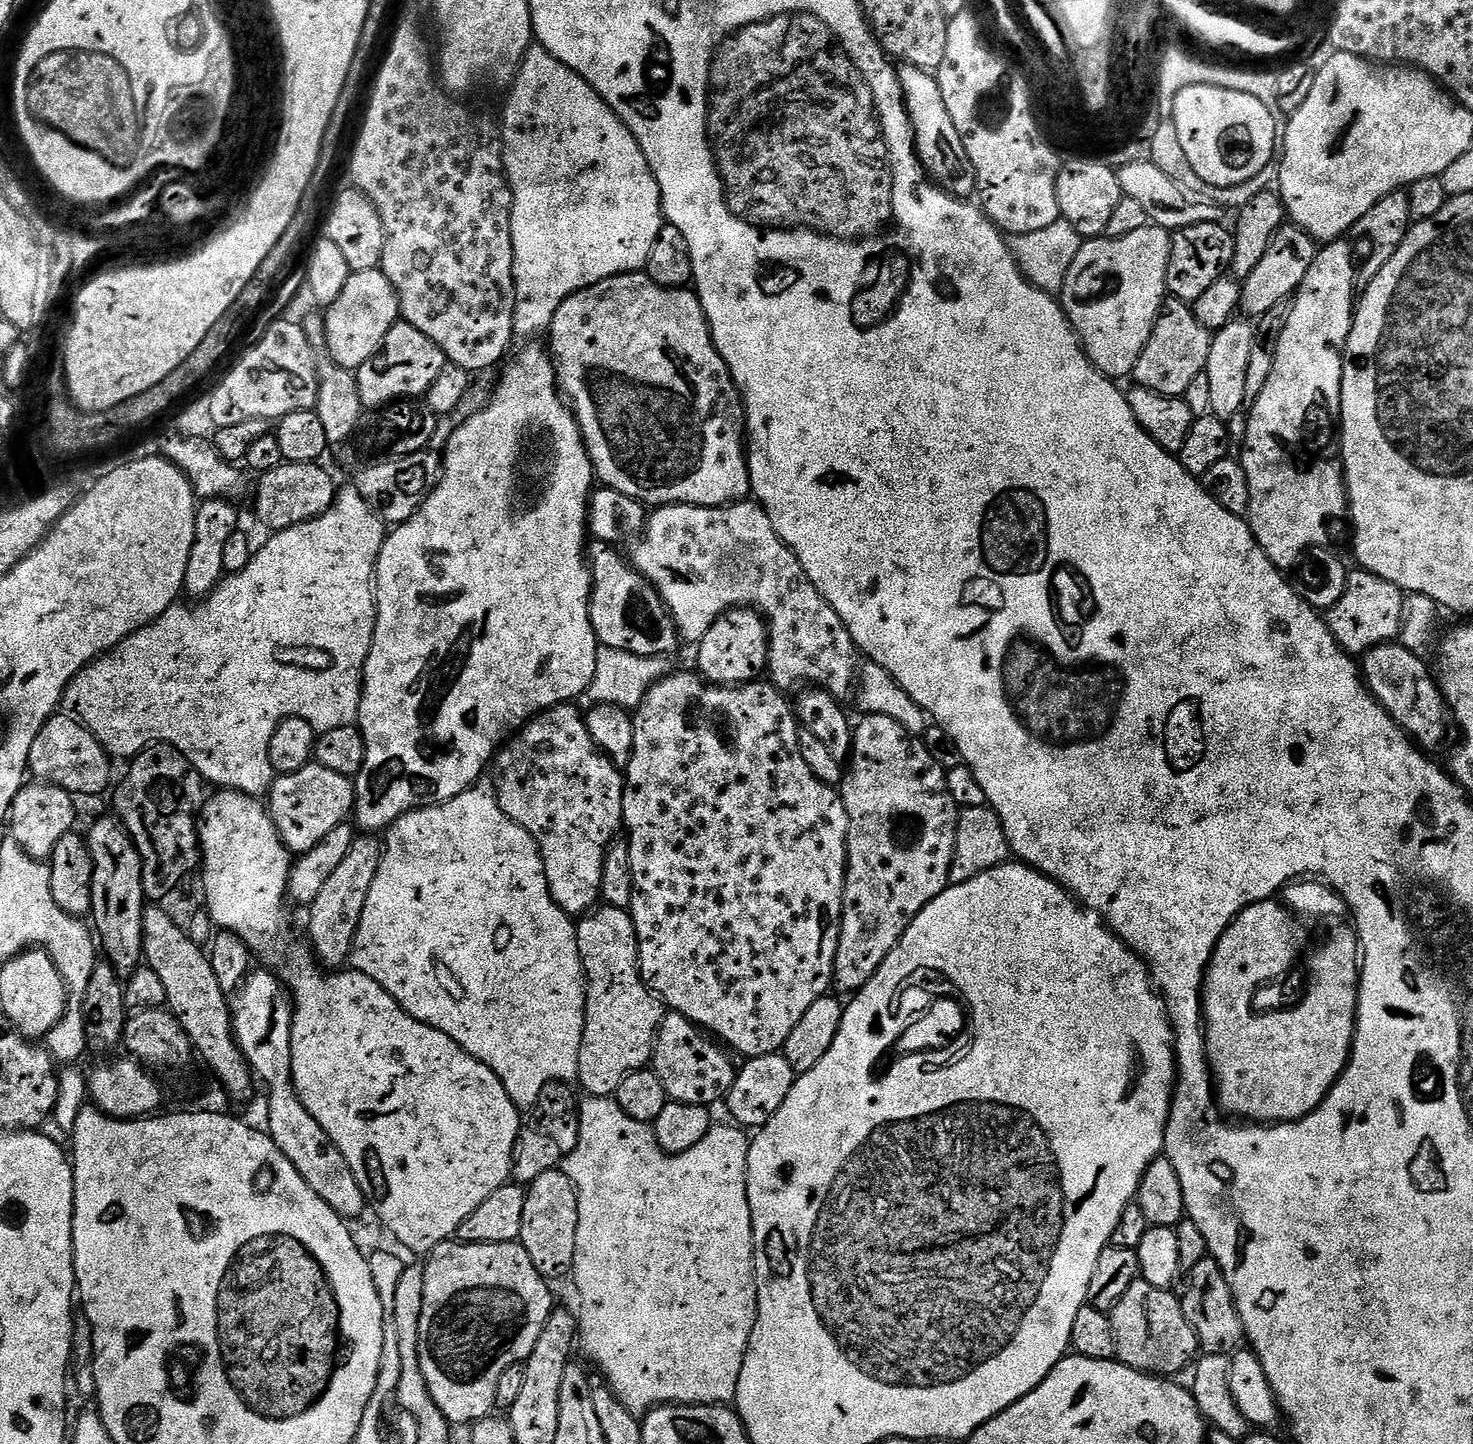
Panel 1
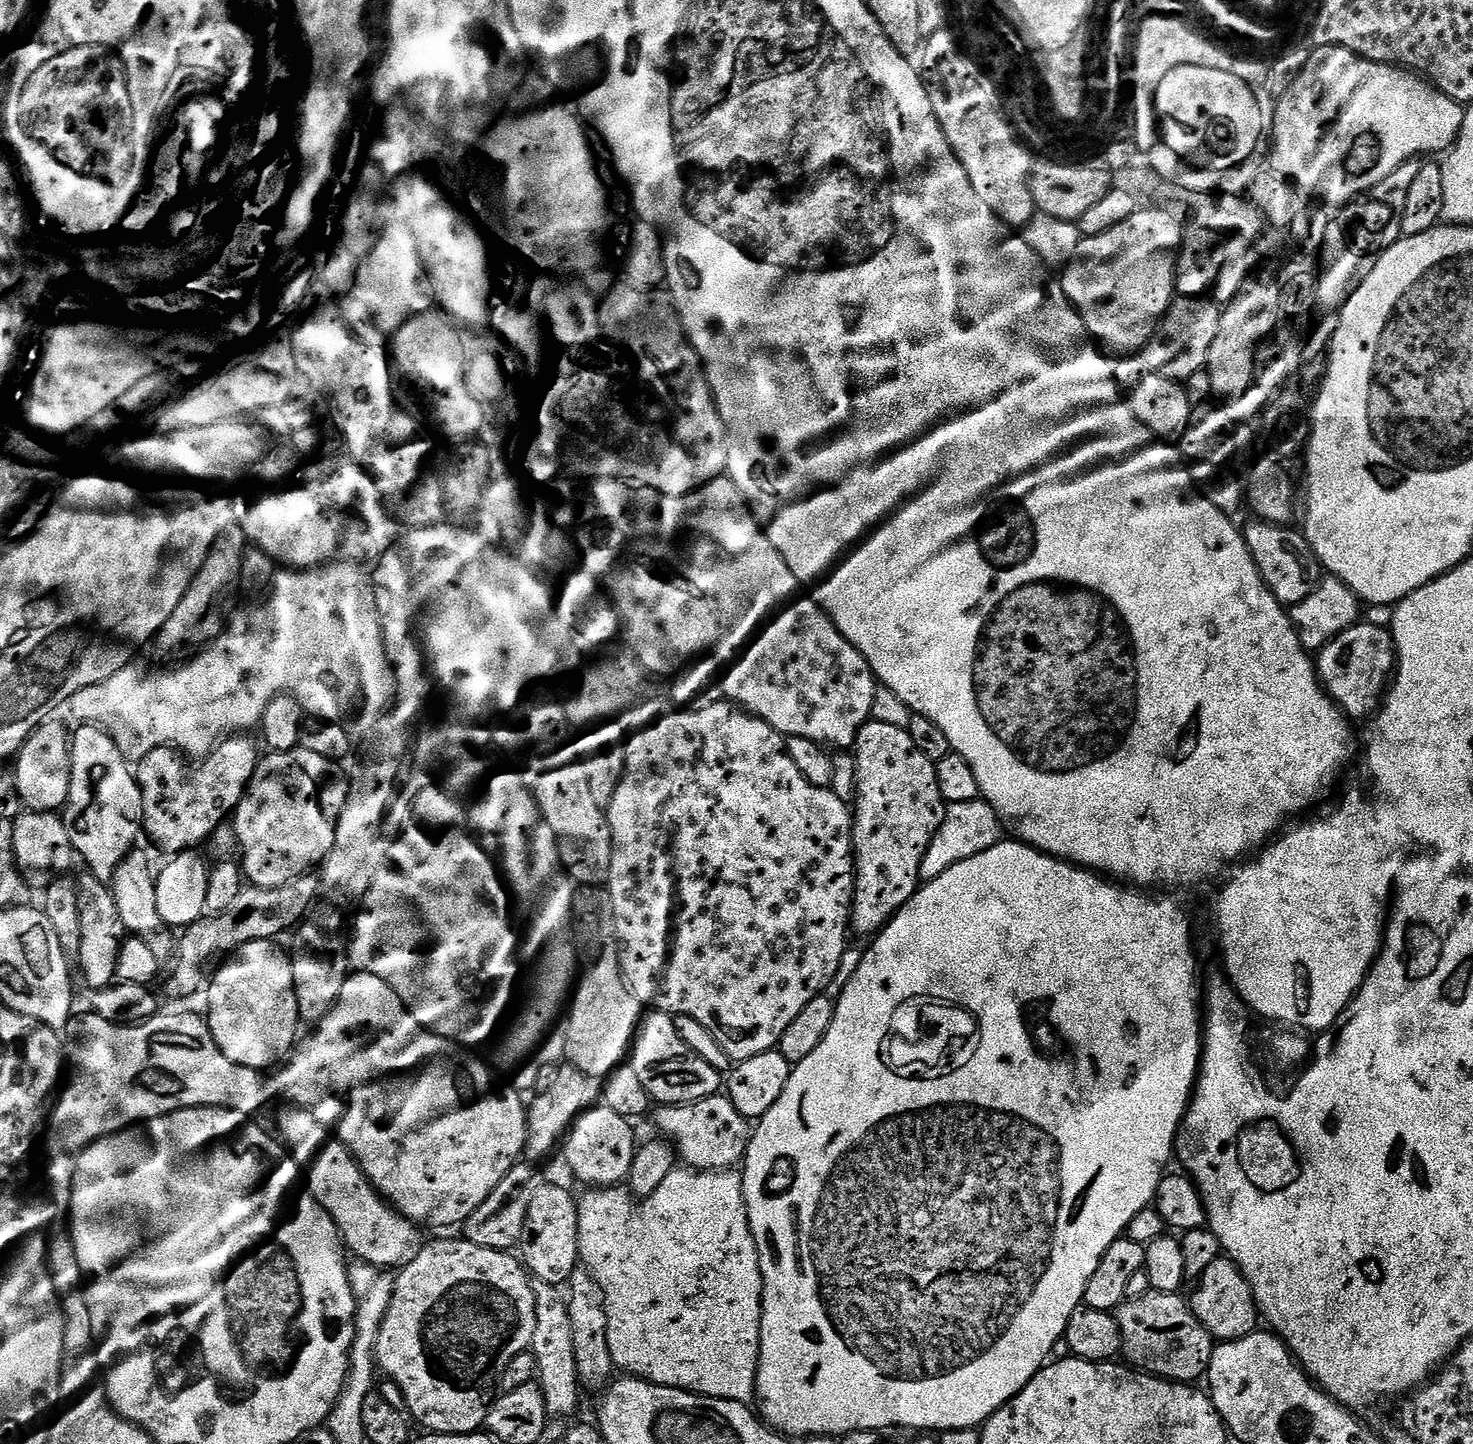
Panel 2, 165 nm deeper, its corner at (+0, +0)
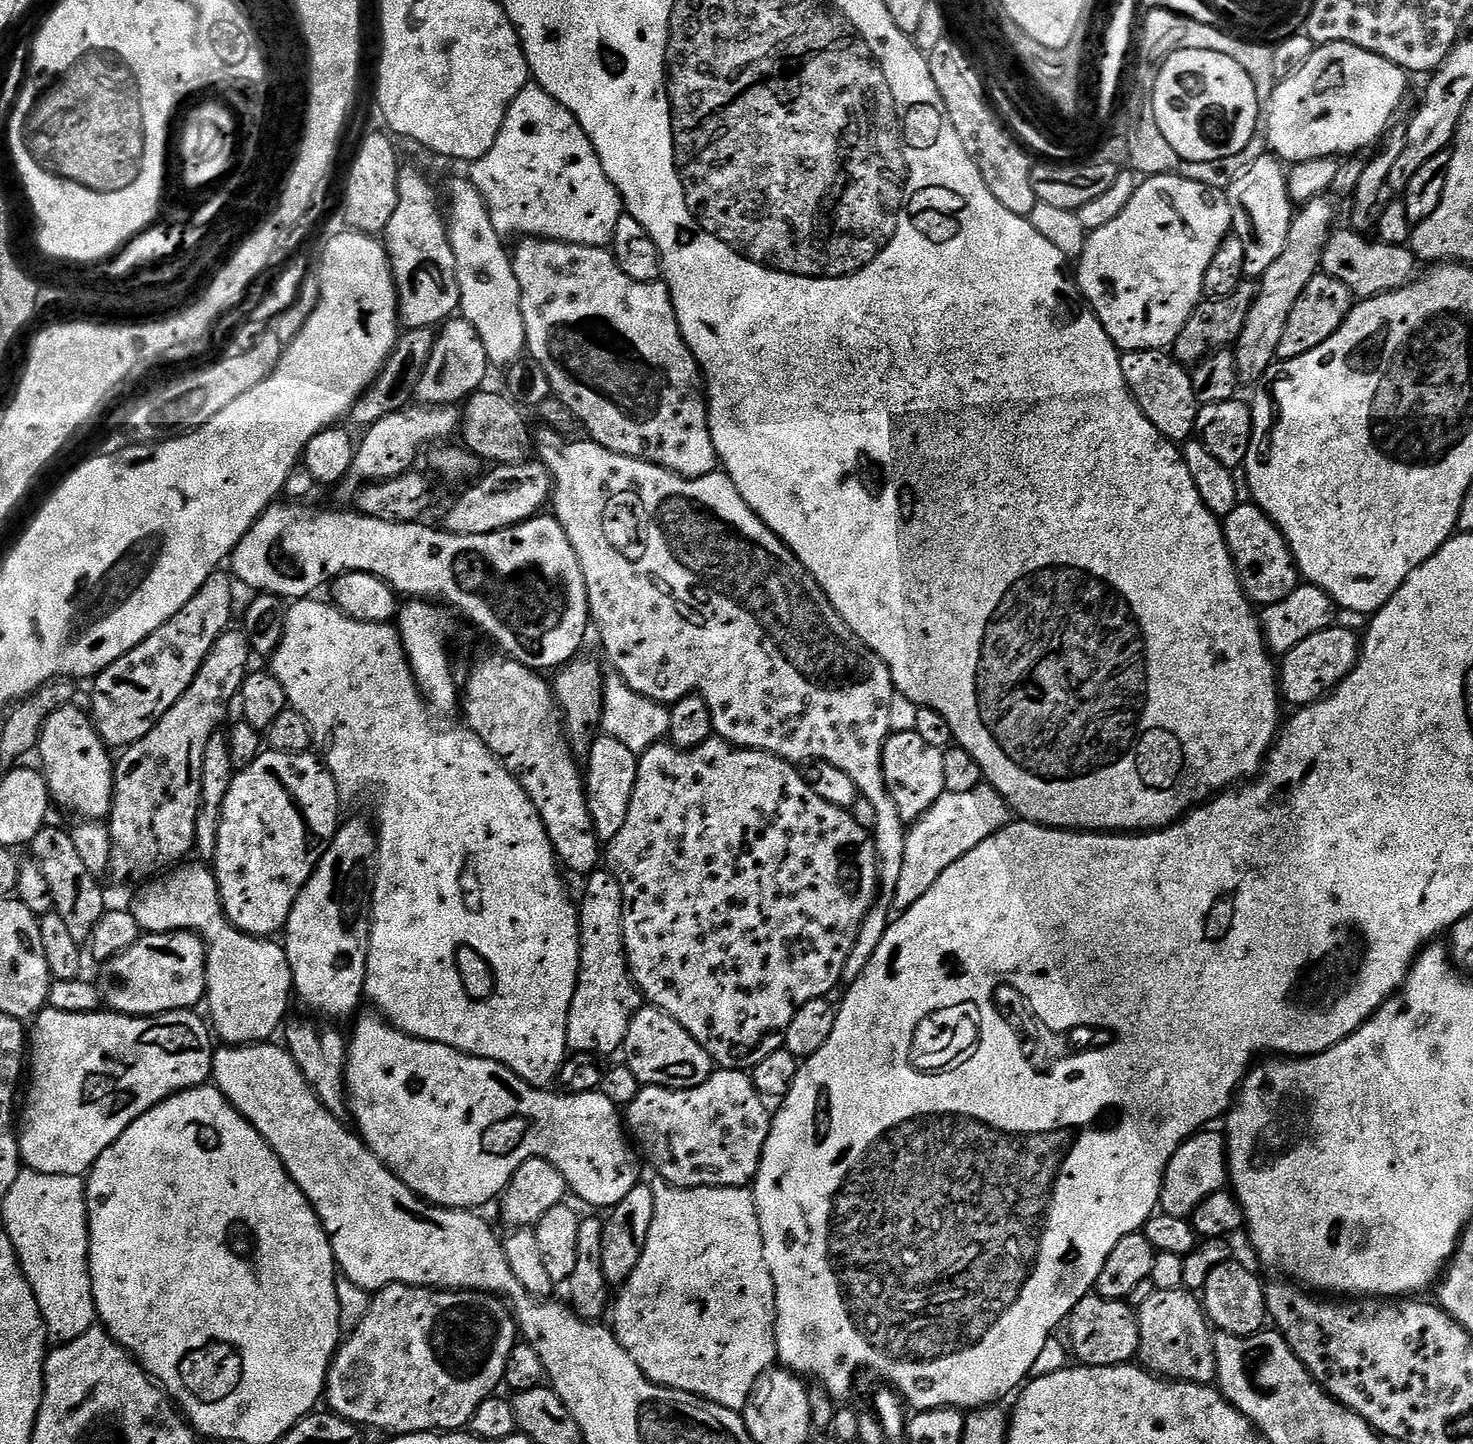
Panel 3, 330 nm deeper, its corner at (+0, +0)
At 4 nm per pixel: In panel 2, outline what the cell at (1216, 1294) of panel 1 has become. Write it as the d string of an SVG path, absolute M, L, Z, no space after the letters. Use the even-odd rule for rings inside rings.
M1227 1258L1216 1260L1206 1269L1206 1274L1200 1276L1195 1288L1196 1293L1190 1296L1192 1313L1196 1315L1198 1322L1202 1322L1213 1341L1246 1338L1250 1333L1257 1331L1256 1299L1250 1290L1250 1282L1246 1282L1242 1270L1235 1262Z

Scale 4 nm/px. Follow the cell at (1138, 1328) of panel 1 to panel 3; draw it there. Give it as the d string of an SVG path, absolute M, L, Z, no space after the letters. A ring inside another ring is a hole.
M1179 1288L1178 1290L1154 1291L1139 1306L1138 1338L1140 1350L1138 1360L1147 1371L1173 1382L1211 1385L1216 1379L1216 1345L1210 1321L1204 1314L1201 1301L1193 1293Z

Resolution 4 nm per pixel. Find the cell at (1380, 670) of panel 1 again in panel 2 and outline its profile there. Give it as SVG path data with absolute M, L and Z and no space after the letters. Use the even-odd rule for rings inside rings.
M1362 620L1325 644L1315 657L1315 662L1320 683L1332 701L1344 711L1345 716L1356 721L1363 716L1371 717L1381 707L1382 697L1395 675L1396 644L1385 625L1382 627Z

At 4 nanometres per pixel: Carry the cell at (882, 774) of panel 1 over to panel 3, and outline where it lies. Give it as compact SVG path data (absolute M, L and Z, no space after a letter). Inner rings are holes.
M892 732L882 750L882 774L886 786L890 790L890 798L894 798L894 806L898 806L898 814L906 822L920 819L938 798L942 798L946 777L942 766L943 751L930 746L914 732Z

